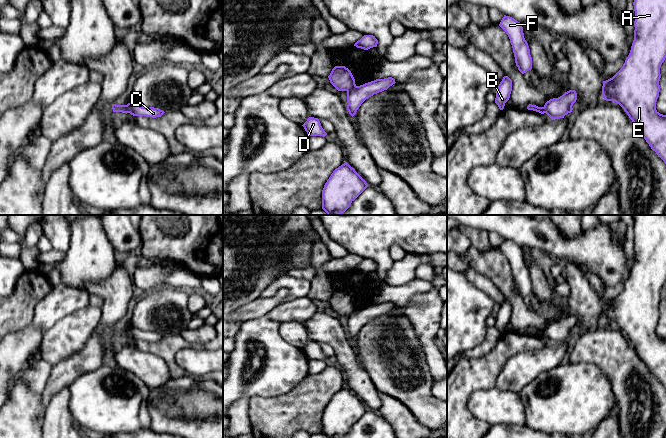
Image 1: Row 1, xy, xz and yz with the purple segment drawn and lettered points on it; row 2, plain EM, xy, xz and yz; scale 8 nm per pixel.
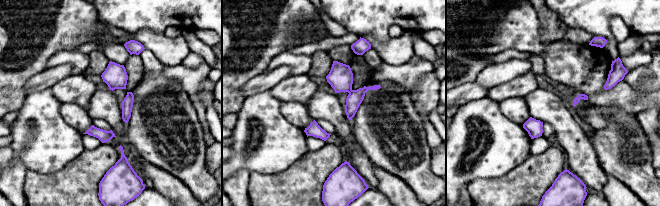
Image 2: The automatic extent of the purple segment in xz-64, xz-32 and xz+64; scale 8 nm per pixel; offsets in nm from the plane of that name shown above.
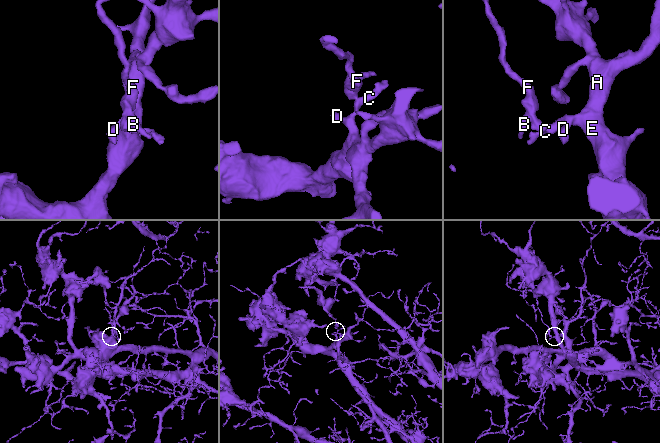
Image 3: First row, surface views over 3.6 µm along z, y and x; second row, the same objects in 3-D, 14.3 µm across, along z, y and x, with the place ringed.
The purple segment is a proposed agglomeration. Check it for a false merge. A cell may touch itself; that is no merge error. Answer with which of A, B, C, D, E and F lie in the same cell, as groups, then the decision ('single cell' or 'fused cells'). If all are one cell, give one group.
groups A C D E / B F; fused cells

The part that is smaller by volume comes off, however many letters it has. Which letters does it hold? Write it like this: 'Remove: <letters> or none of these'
Remove: B, F

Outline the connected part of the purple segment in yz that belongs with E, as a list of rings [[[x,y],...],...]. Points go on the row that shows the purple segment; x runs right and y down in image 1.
[[[634,0],[634,40],[622,68],[610,79],[603,81],[604,100],[619,104],[634,123],[638,133],[666,164],[666,115],[656,110],[661,78],[660,67],[666,58],[666,0]]]

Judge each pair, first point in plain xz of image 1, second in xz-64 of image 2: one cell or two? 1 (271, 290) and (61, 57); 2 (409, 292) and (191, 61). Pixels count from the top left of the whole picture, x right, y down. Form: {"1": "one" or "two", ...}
{"1": "one", "2": "two"}

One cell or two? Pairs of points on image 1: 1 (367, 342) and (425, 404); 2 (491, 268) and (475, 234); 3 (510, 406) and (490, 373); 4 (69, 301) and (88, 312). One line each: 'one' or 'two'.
1: one
2: two
3: two
4: two

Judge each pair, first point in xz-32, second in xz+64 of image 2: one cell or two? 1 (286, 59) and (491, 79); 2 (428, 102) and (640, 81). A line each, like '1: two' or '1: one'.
1: one
2: one

